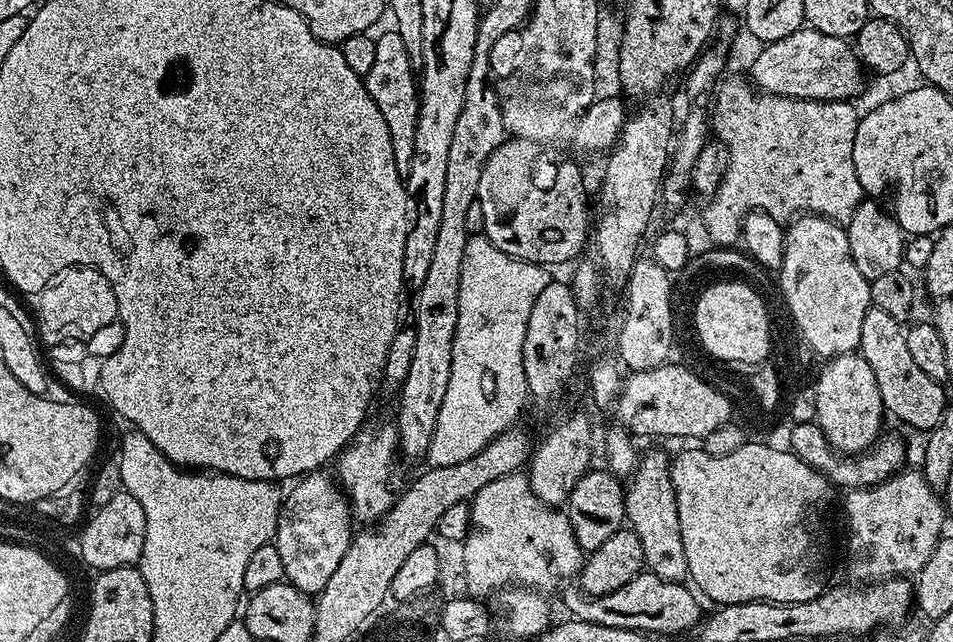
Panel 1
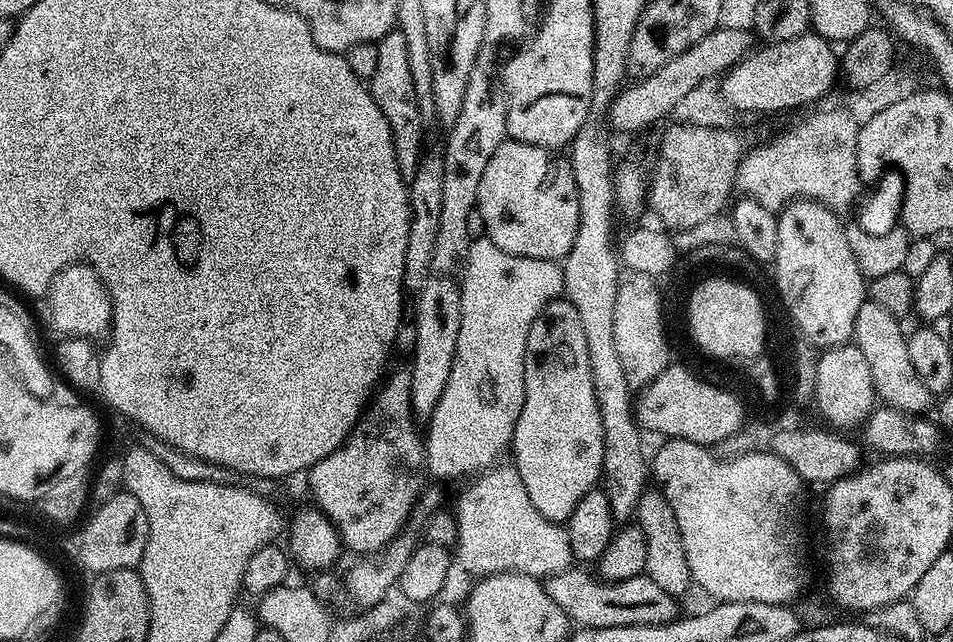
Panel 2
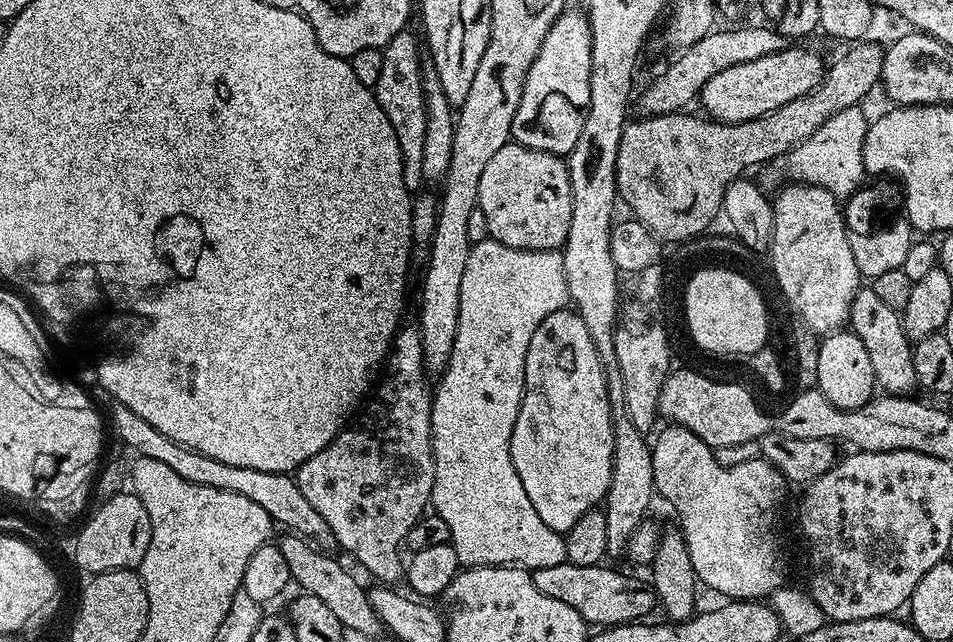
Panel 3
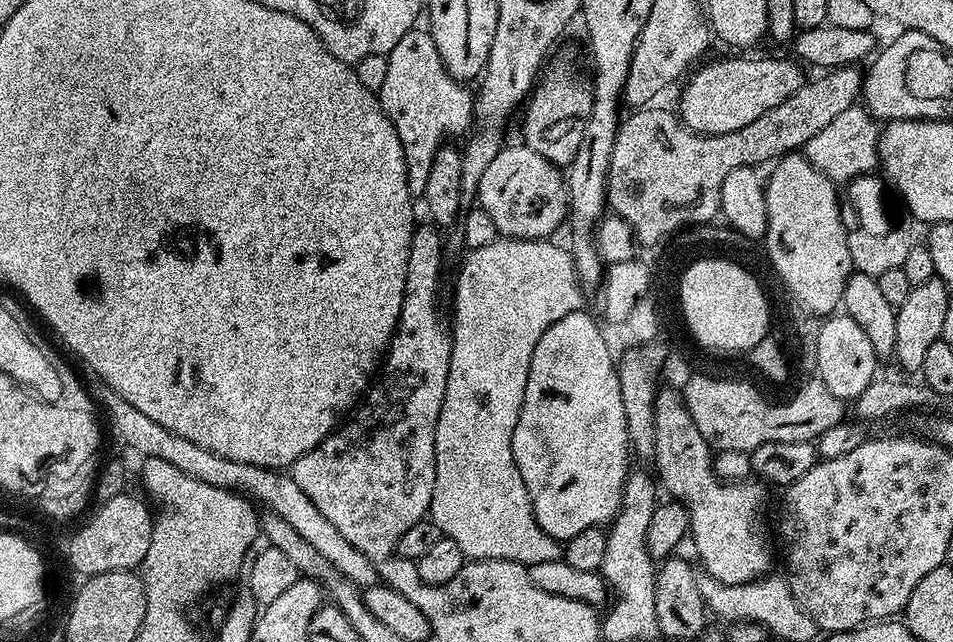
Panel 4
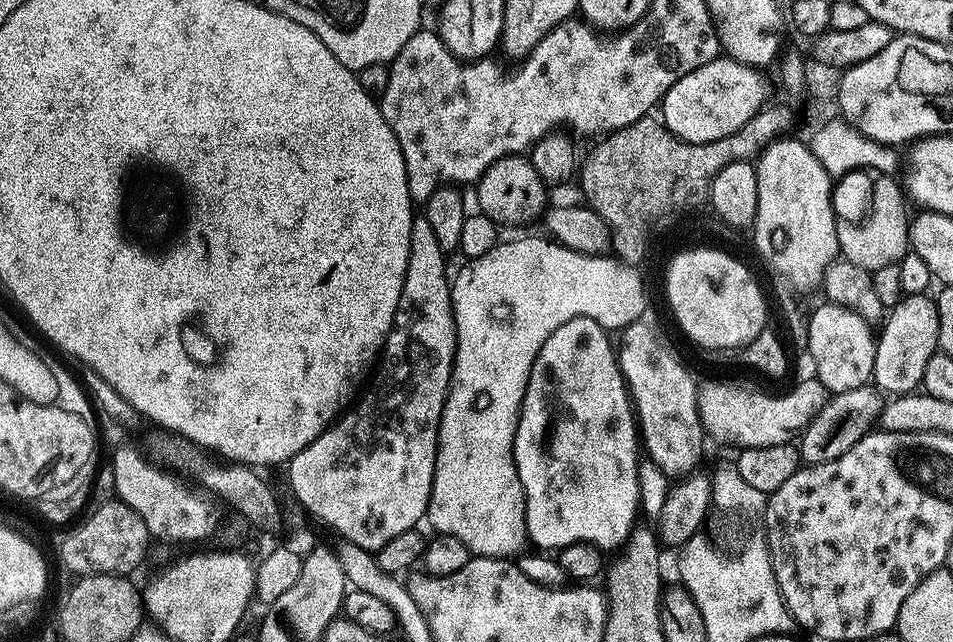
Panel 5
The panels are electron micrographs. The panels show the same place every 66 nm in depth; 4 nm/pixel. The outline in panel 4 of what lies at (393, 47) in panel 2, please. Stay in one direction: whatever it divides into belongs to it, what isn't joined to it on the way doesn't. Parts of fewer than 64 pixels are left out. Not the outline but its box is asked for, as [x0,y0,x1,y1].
[379,27,474,198]

